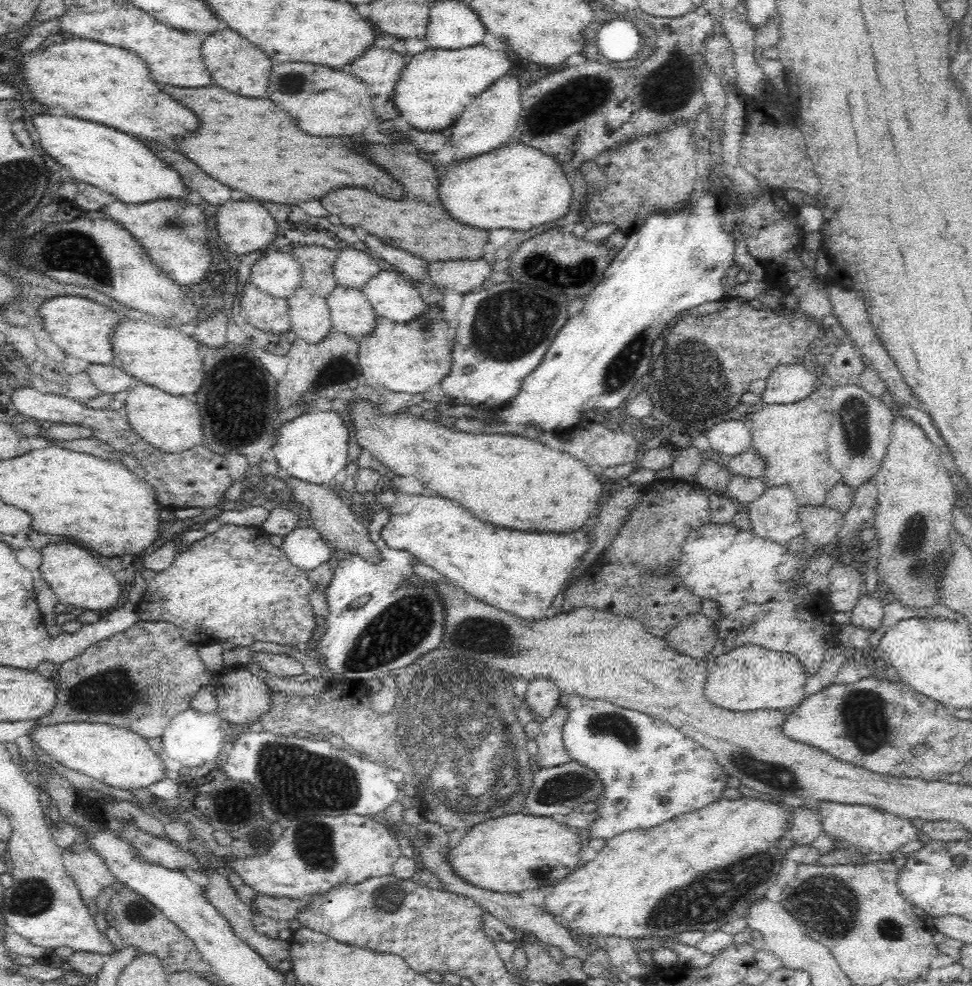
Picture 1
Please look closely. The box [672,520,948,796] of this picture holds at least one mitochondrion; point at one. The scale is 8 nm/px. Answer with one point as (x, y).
(862, 713)

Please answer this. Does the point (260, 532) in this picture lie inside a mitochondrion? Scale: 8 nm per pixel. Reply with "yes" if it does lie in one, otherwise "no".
no

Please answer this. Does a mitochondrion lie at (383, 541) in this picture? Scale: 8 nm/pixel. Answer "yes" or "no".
no

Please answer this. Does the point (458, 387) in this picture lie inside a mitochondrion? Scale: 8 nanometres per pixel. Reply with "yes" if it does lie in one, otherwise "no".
no

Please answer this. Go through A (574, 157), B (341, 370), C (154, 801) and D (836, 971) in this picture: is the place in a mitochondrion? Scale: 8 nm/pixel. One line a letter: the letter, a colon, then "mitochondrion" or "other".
A: other
B: mitochondrion
C: other
D: other

